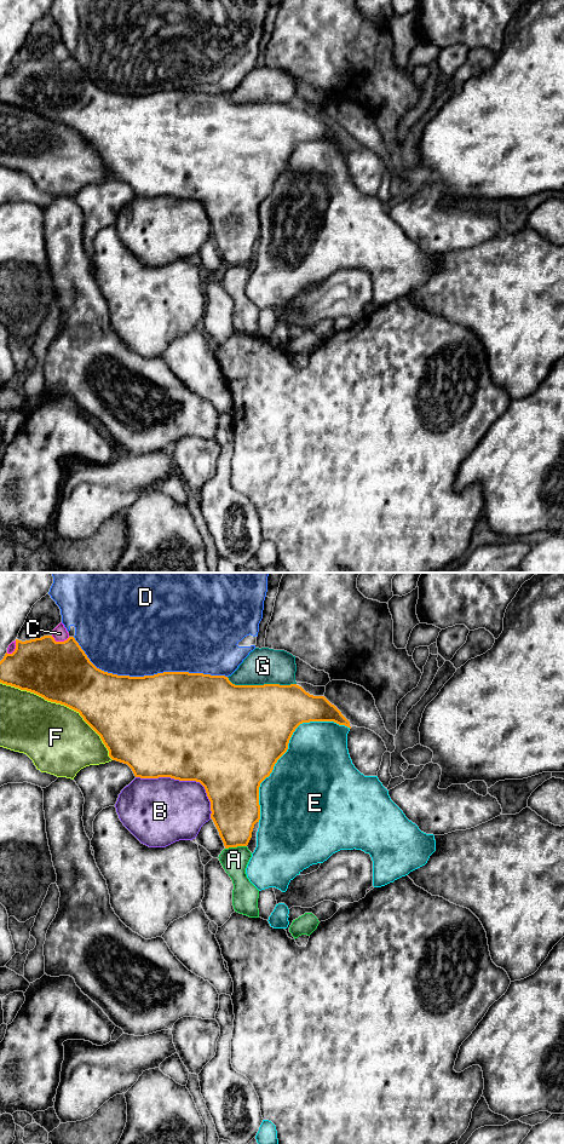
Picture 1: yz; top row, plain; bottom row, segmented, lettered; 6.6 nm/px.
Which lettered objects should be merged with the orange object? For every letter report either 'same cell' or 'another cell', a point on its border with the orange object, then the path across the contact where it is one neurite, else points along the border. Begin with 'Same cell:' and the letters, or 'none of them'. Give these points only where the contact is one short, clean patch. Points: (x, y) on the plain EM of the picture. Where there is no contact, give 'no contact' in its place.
Same cell: none of them
A: another cell | yz (235, 265) | along yz (246, 264), (225, 268)
B: another cell | yz (185, 199)
C: another cell | yz (61, 61)
D: another cell | yz (147, 95)
E: another cell | yz (287, 167)
F: another cell | yz (63, 122)
G: another cell | yz (262, 104)

